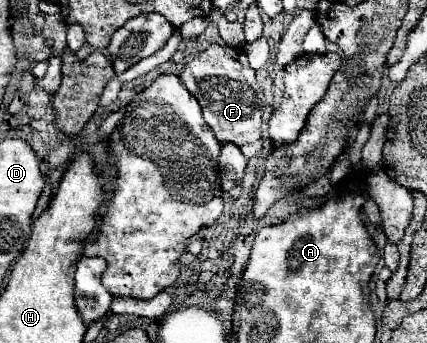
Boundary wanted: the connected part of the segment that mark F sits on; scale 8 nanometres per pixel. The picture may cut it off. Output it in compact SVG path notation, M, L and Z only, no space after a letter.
M212 44L196 58L186 62L182 76L182 84L202 106L202 114L206 124L214 130L220 144L236 144L246 158L258 154L262 146L262 106L264 94L256 82L254 70L248 66L248 58L240 48L218 46Z

